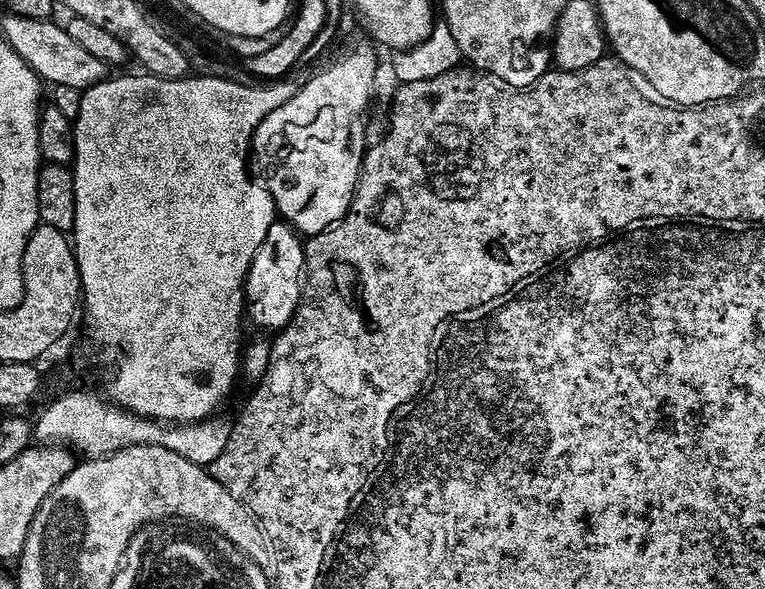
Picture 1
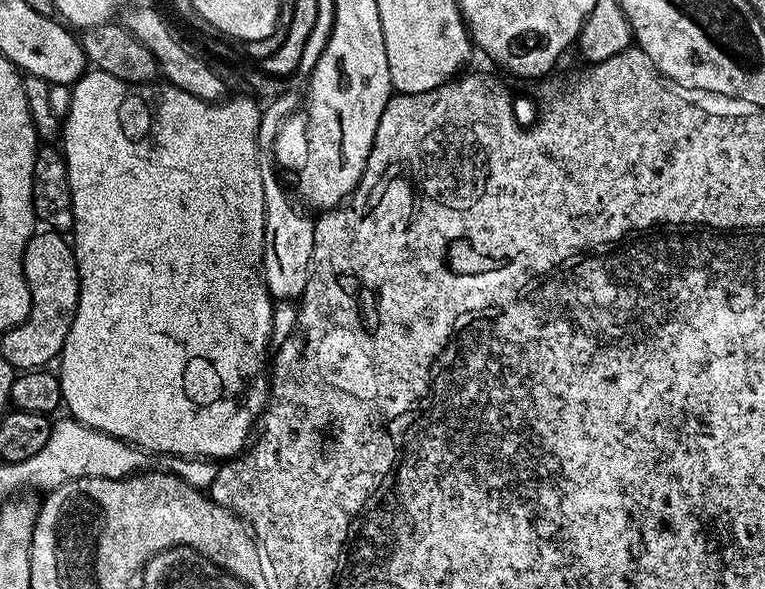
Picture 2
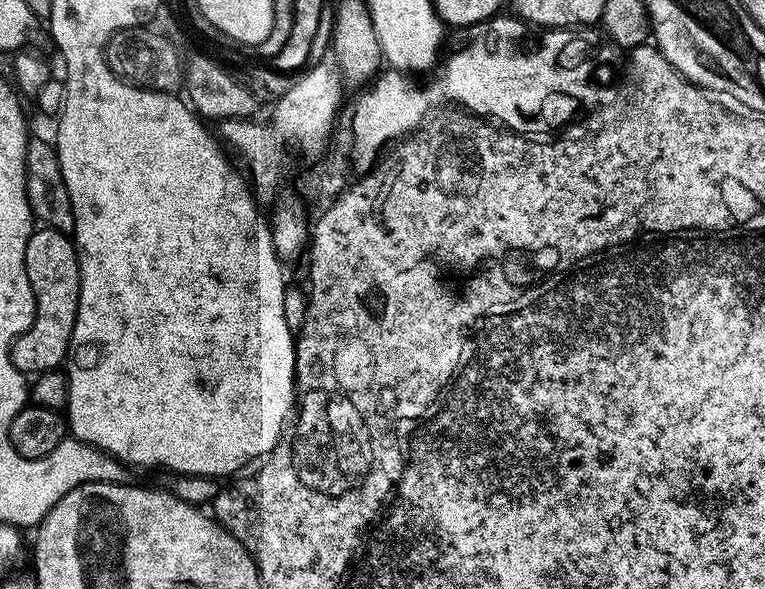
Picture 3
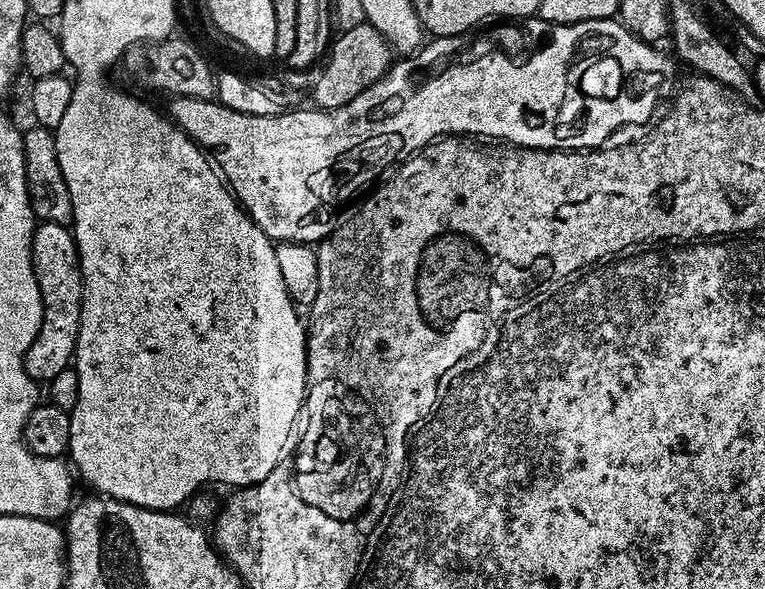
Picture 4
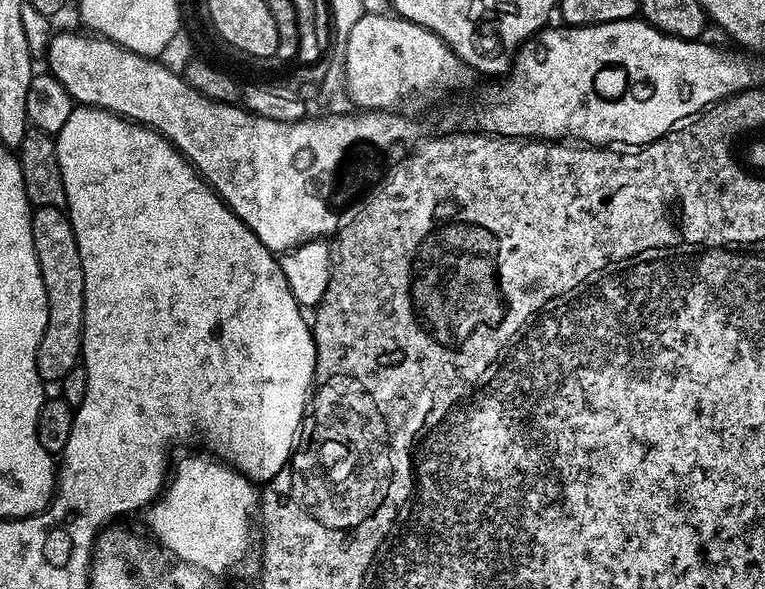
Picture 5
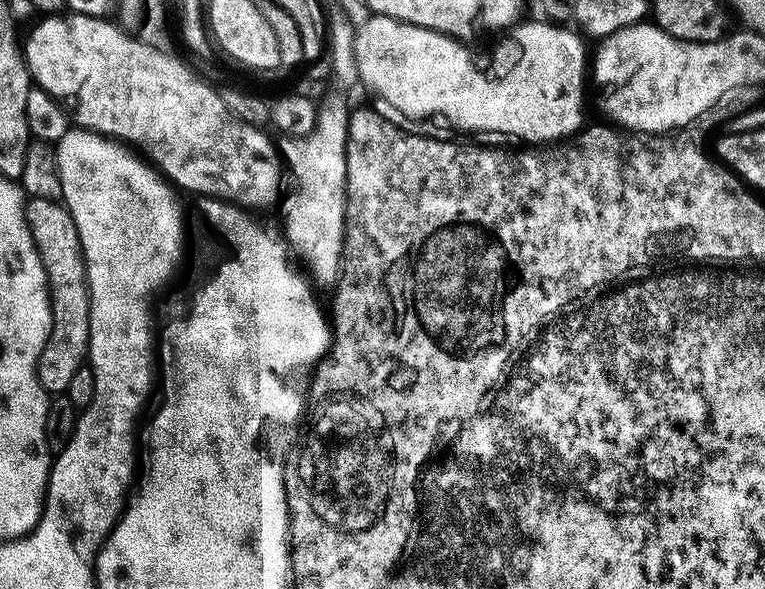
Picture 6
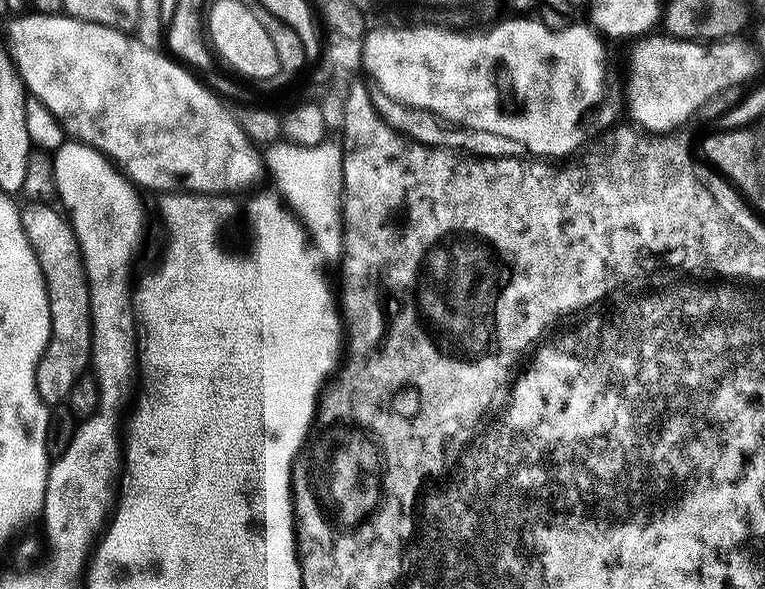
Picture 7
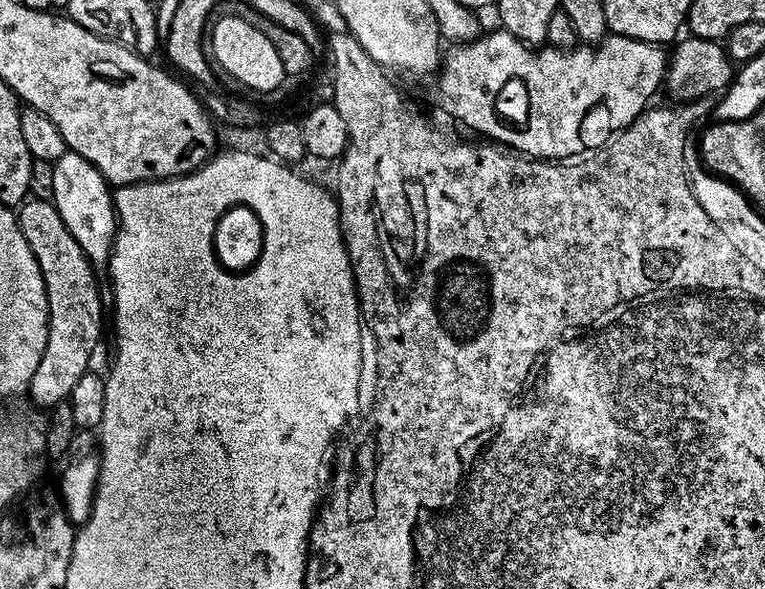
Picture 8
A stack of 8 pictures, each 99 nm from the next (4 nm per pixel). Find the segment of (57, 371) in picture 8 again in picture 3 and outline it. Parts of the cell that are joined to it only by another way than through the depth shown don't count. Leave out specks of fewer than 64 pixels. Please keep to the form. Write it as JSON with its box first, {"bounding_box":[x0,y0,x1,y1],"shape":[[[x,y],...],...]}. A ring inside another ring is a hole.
{"bounding_box":[12,227,80,374],"shape":[[[37,227],[33,231],[32,237],[26,242],[26,254],[24,255],[24,265],[26,266],[26,278],[30,278],[30,286],[34,290],[34,298],[36,299],[36,317],[30,326],[30,330],[26,330],[19,338],[12,343],[12,361],[18,371],[25,374],[39,374],[41,372],[50,372],[59,369],[65,363],[68,347],[70,346],[70,338],[74,330],[74,322],[78,314],[78,298],[80,297],[80,260],[76,257],[75,243],[65,233],[54,230],[53,228]]]}

